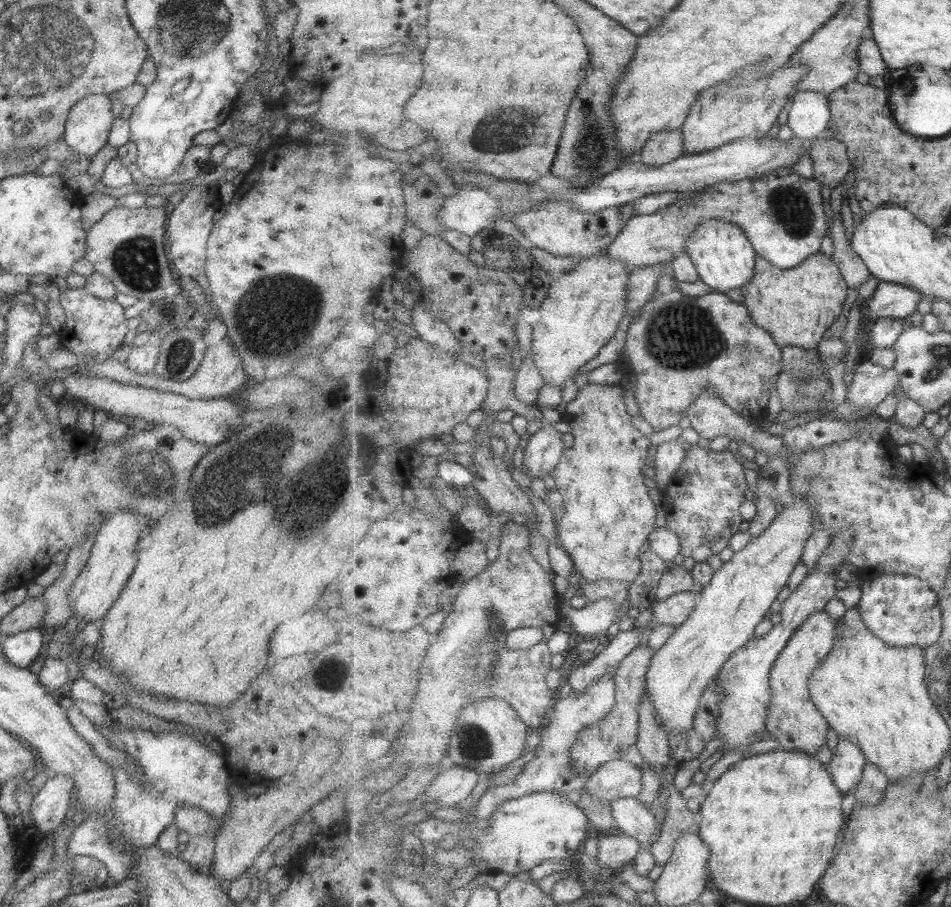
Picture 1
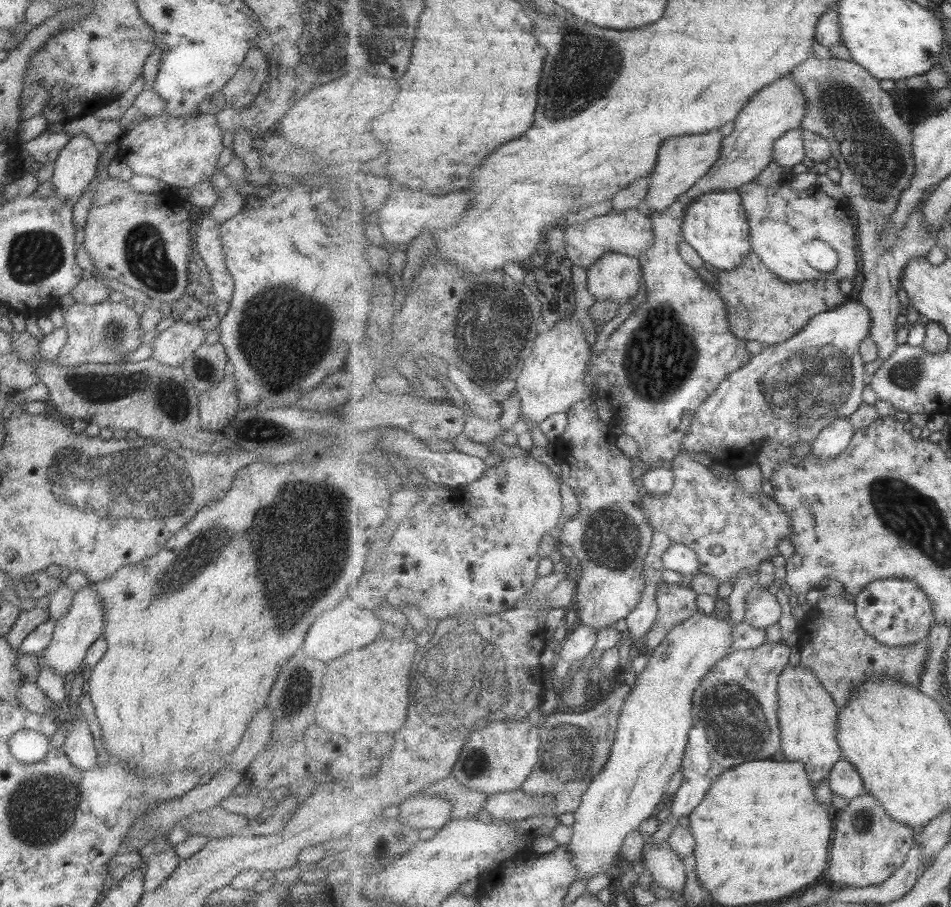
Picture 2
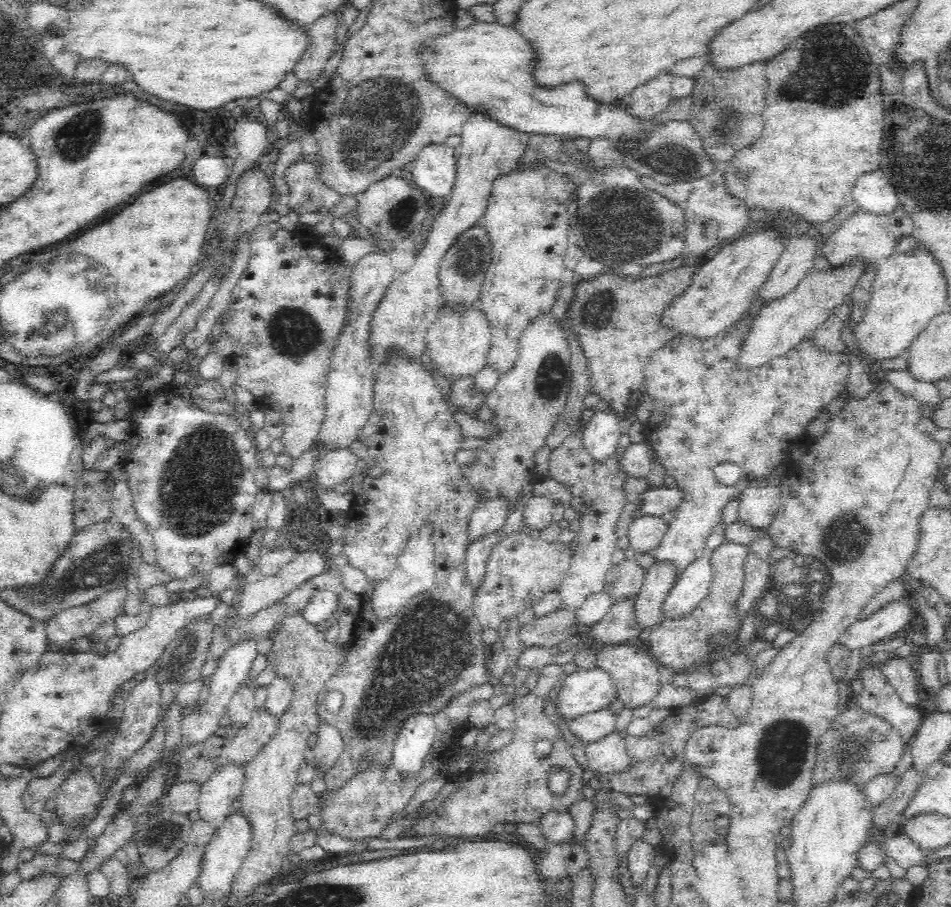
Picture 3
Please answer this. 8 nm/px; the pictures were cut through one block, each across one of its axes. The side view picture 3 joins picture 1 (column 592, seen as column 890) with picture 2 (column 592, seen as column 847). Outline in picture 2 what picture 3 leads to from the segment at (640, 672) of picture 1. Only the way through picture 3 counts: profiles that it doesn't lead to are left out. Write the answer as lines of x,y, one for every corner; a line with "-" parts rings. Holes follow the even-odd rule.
623,683
605,700
596,701
595,710
591,709
583,714
555,714
549,716
549,720
541,721
540,762
533,768
534,774
529,776
521,789
525,794
537,798
553,794
557,800
553,814
550,814
553,817
559,818
567,812
577,812
588,786
607,766
617,738
622,707
631,691
632,689

